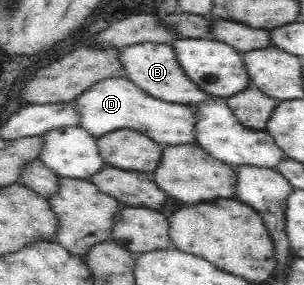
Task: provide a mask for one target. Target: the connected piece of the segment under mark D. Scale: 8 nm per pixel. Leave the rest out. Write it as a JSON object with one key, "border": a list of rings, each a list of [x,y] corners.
{"border":[[[123,76],[105,78],[95,82],[93,86],[89,87],[89,90],[82,91],[81,94],[77,95],[77,98],[70,104],[73,105],[73,112],[77,113],[77,126],[85,129],[94,137],[99,137],[113,130],[133,129],[153,139],[160,146],[175,146],[178,143],[196,144],[193,138],[193,109],[190,106],[153,98],[153,95],[137,88],[133,82]]]}

